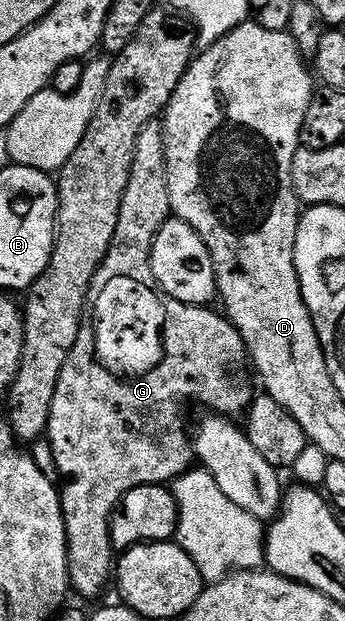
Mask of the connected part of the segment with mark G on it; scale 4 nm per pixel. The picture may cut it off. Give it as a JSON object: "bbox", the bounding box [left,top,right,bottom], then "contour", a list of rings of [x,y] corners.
{"bbox":[48,122,254,600],"contour":[[[153,122],[142,126],[138,134],[138,142],[134,142],[134,158],[130,162],[130,178],[126,178],[126,190],[122,190],[122,206],[118,206],[118,226],[114,226],[114,238],[110,238],[110,246],[98,266],[94,270],[94,278],[88,287],[88,300],[84,304],[84,318],[80,322],[78,338],[70,350],[62,370],[58,374],[58,382],[54,386],[54,394],[50,402],[50,414],[48,415],[48,448],[52,451],[52,460],[56,463],[58,471],[64,475],[64,485],[59,485],[60,509],[64,519],[64,533],[66,534],[66,546],[68,547],[68,582],[73,593],[92,600],[104,588],[104,583],[109,583],[110,573],[114,568],[114,549],[108,524],[112,520],[112,512],[116,509],[120,499],[134,486],[143,484],[164,484],[171,482],[176,477],[187,472],[190,467],[190,432],[184,429],[184,416],[180,413],[180,403],[183,400],[193,400],[196,404],[205,404],[205,409],[213,413],[236,418],[252,403],[254,389],[244,380],[235,380],[232,372],[239,370],[246,364],[244,343],[238,334],[238,330],[228,320],[227,316],[216,312],[212,306],[203,304],[187,304],[178,298],[168,296],[166,290],[154,278],[152,269],[152,243],[156,237],[156,231],[164,225],[170,216],[170,194],[166,186],[166,166],[164,165],[164,133],[159,123]]]}

